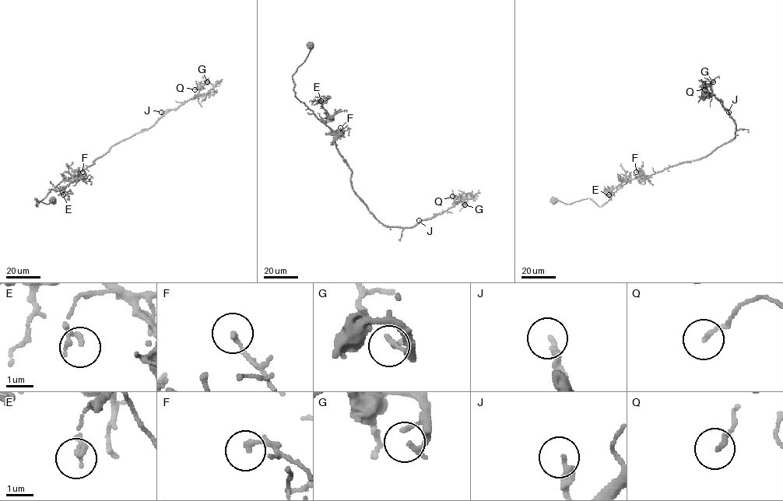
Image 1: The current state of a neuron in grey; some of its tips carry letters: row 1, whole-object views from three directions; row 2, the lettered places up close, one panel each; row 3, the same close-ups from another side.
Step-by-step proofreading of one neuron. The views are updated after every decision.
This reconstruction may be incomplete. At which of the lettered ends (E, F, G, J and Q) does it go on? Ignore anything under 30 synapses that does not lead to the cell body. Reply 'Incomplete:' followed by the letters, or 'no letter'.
Incomplete: G

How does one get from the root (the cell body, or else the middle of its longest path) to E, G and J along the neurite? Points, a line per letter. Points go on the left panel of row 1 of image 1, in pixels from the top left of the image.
E: (53, 200), (45, 204), (35, 198), (37, 206), (61, 181), (70, 180), (63, 194)
G: (53, 200), (45, 204), (35, 198), (37, 206), (61, 181), (150, 127), (207, 82)
J: (53, 200), (45, 204), (35, 198), (37, 206), (61, 181), (92, 165), (114, 145), (150, 127), (161, 112)

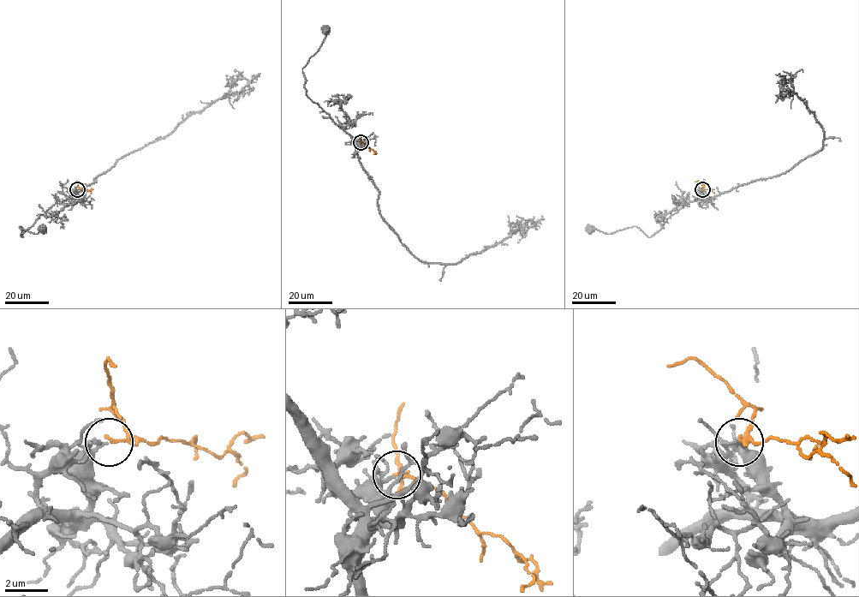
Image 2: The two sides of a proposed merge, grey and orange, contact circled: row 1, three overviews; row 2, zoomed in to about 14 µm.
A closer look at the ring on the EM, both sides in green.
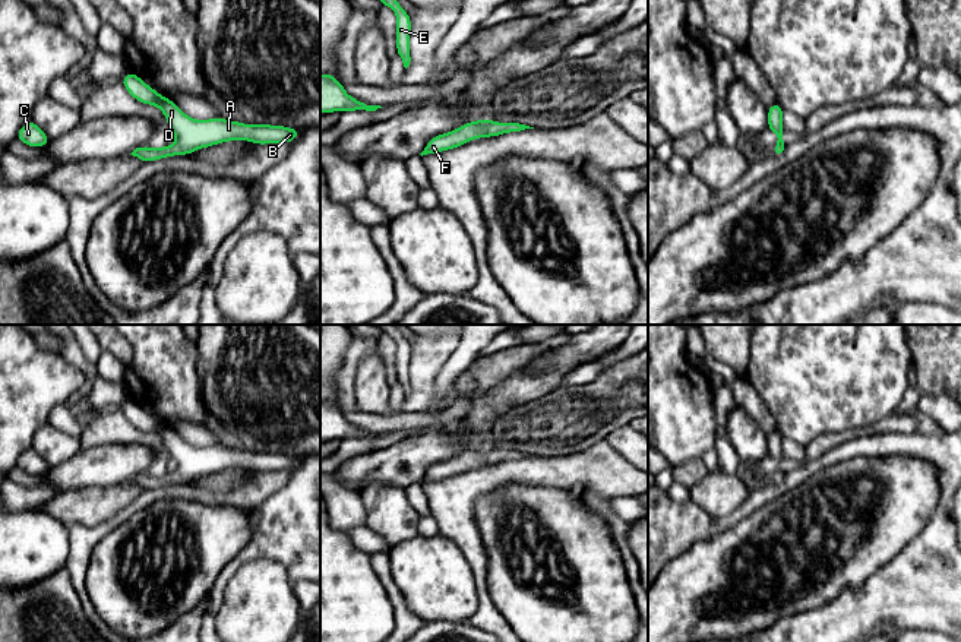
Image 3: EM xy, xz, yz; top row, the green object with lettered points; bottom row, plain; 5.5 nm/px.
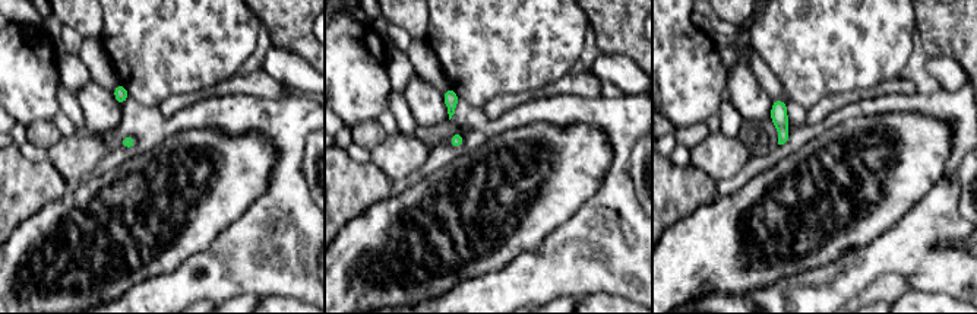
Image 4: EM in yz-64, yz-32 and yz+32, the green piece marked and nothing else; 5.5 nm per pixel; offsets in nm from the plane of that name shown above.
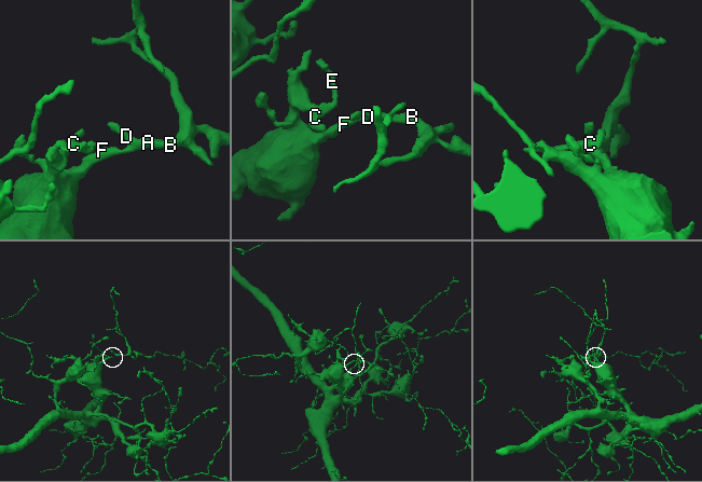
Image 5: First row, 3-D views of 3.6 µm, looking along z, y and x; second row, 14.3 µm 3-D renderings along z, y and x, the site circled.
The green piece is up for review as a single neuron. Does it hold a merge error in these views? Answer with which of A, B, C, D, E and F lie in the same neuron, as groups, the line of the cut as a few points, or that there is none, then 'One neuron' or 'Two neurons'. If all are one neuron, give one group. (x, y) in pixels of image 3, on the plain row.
Groups: A B C D E F. No split. One neuron

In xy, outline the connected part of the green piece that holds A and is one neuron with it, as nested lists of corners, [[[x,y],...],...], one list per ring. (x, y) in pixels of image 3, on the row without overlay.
[[[127,401],[121,408],[127,420],[142,431],[157,433],[165,443],[170,458],[176,462],[176,471],[164,475],[139,474],[130,483],[143,490],[157,488],[192,480],[230,468],[247,468],[256,472],[291,471],[301,458],[272,452],[244,452],[221,445],[195,447],[184,442],[170,426],[159,423],[137,402]]]

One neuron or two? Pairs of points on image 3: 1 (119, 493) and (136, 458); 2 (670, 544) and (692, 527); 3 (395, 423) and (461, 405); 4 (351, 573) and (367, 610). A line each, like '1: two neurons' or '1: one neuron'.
1: two neurons
2: one neuron
3: one neuron
4: one neuron

